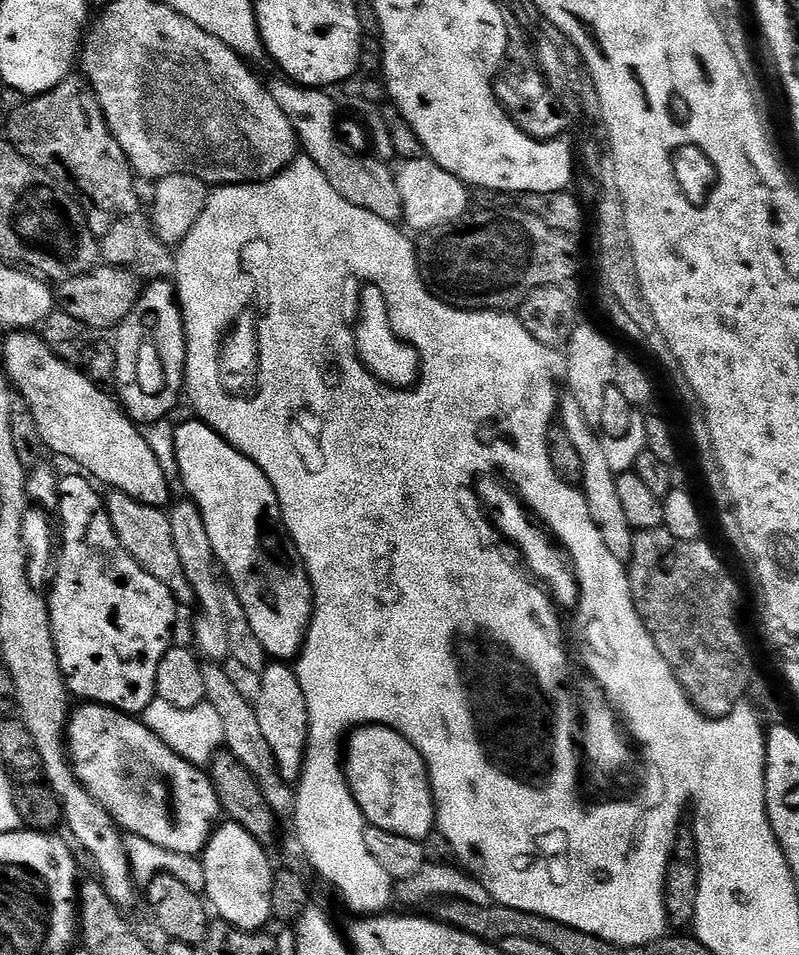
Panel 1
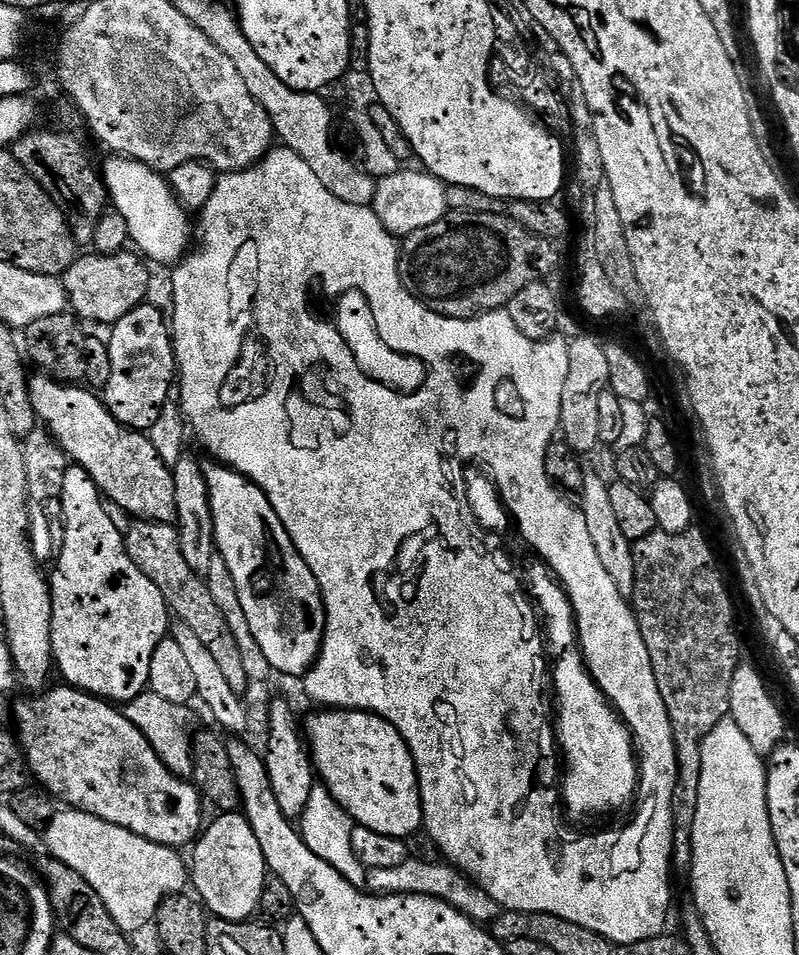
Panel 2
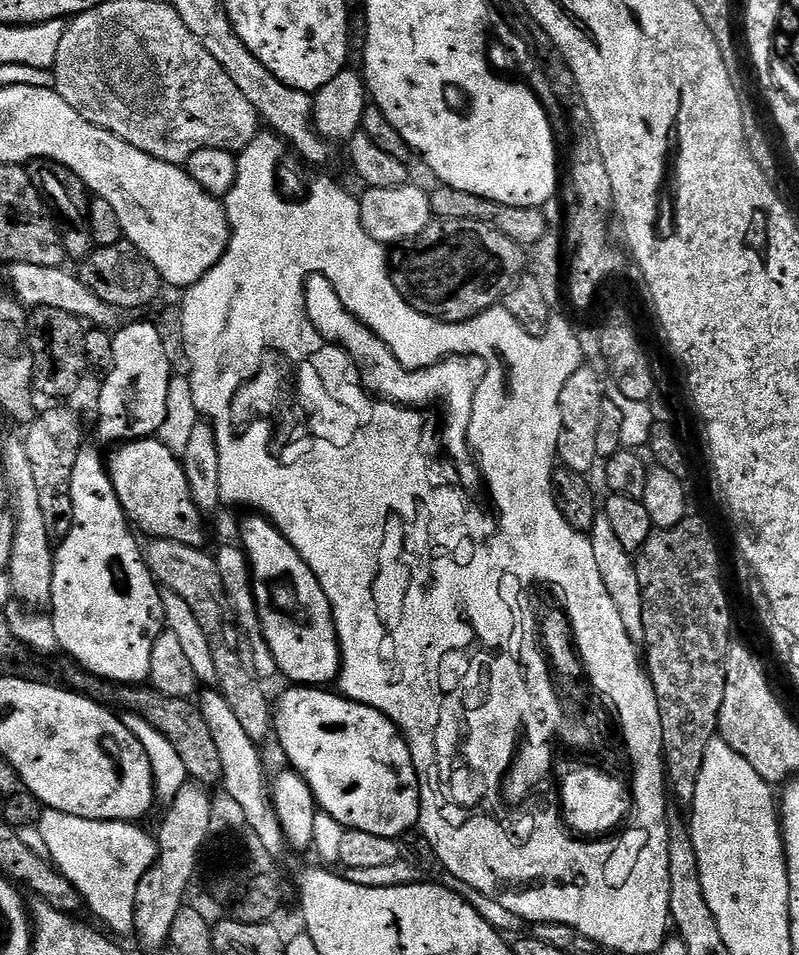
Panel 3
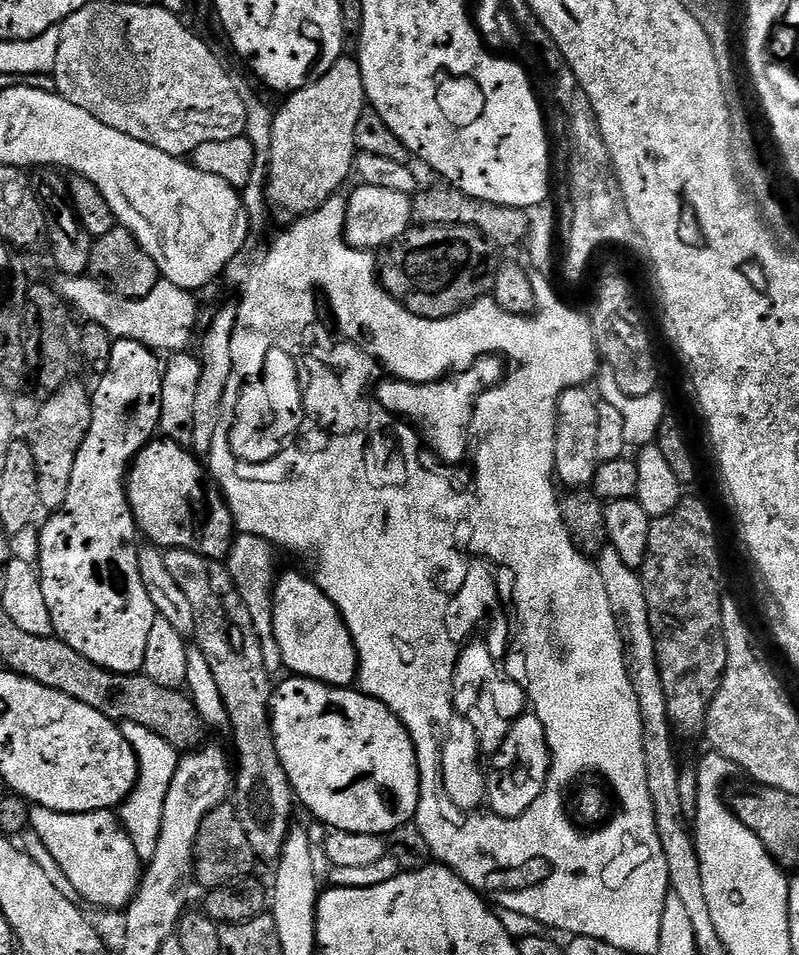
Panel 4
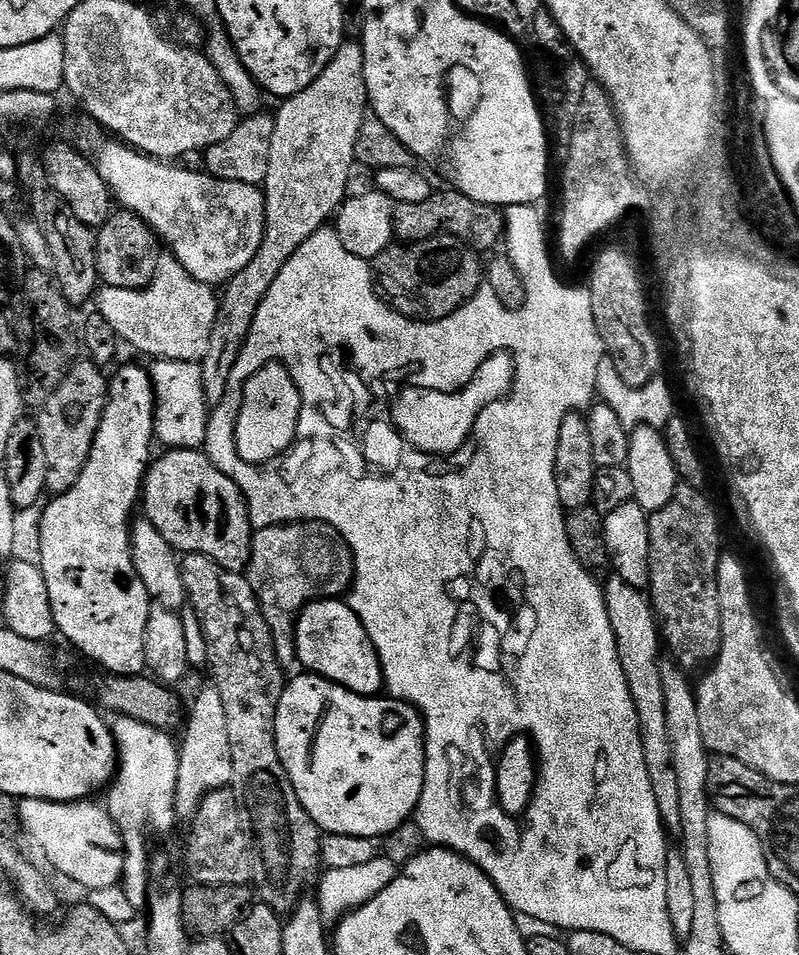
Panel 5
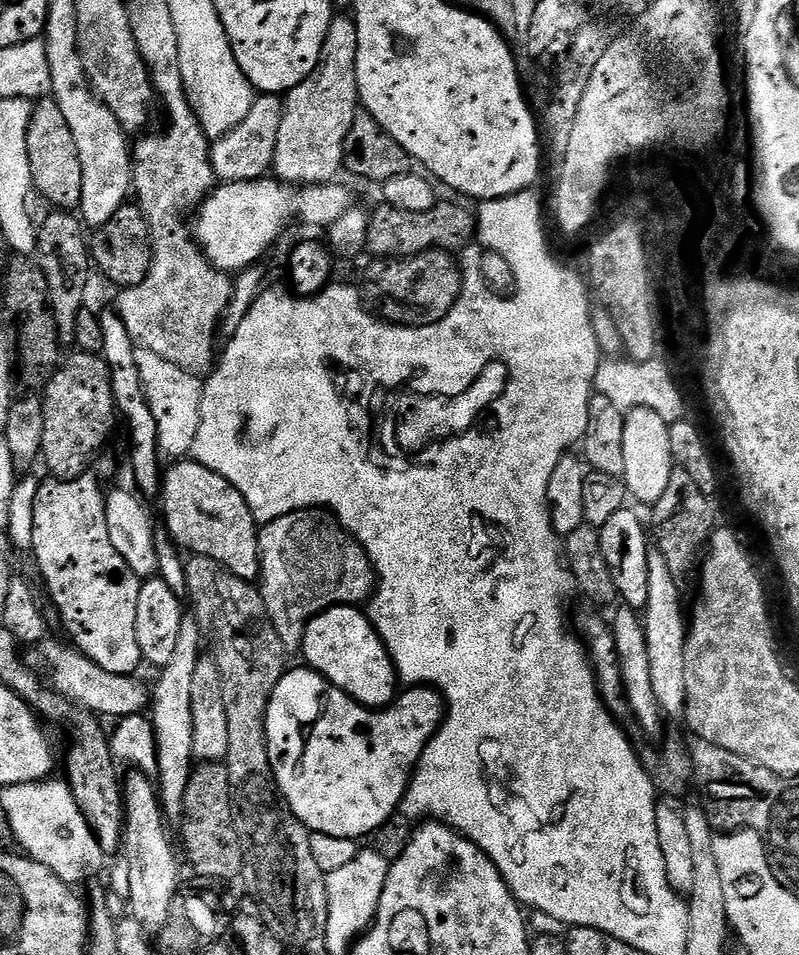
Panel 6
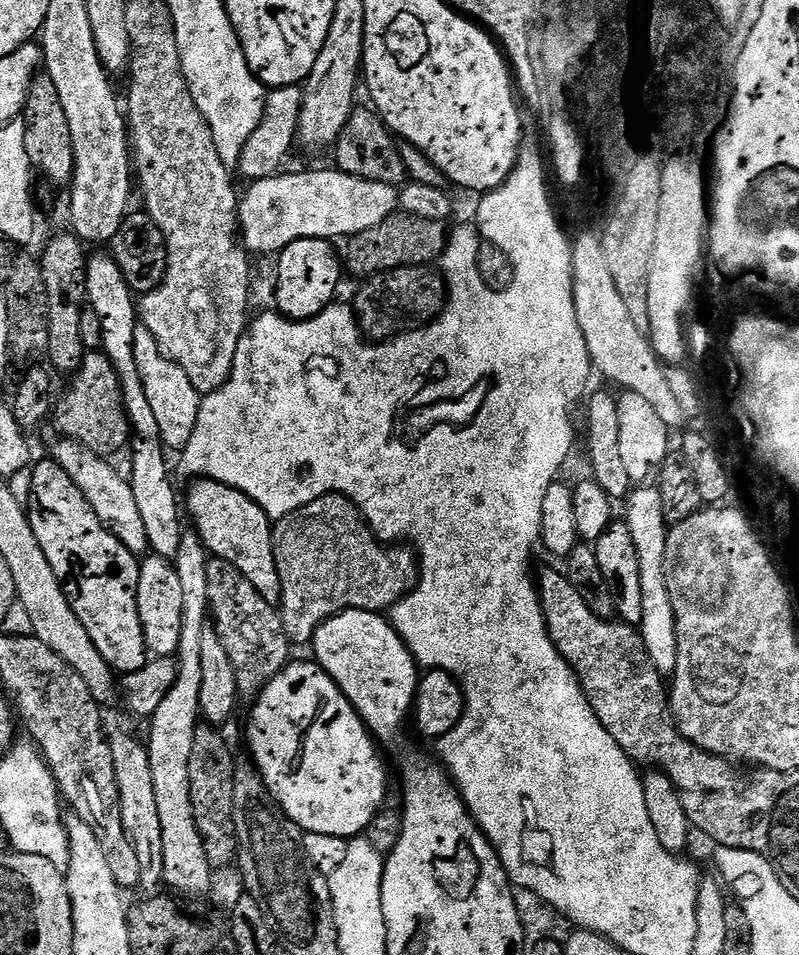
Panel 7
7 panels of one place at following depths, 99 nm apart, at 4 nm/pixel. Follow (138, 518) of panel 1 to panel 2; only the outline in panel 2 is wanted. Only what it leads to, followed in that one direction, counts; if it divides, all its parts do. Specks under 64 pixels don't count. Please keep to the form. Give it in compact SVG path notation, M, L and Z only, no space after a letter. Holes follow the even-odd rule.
M136 520L133 525L124 536L124 547L130 558L136 563L138 570L142 570L142 574L146 574L146 578L150 578L150 582L154 582L158 590L162 590L171 615L179 623L190 626L190 630L198 634L198 639L204 643L206 650L214 654L214 662L218 662L222 674L226 674L226 682L230 682L236 692L243 693L250 681L242 666L242 654L231 633L229 617L225 616L213 598L211 587L207 583L204 585L205 577L186 562L180 549L179 531L172 524L153 524L150 520Z

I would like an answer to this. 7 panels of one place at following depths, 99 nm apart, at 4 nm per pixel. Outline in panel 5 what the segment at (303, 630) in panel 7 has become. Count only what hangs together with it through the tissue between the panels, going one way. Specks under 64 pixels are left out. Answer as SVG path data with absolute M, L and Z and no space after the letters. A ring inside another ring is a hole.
M318 520L272 525L253 533L251 556L244 577L254 590L260 612L271 630L280 667L291 670L298 664L296 617L313 600L340 598L347 593L354 579L352 552L330 525Z

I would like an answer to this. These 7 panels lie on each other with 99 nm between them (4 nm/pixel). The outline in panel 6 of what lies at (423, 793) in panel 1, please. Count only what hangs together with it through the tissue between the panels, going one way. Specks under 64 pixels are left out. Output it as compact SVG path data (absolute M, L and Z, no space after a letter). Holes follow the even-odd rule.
M307 666L296 668L293 672L292 669L285 671L283 678L278 682L278 686L270 698L270 706L266 710L266 742L268 743L270 762L272 763L272 769L276 775L280 792L288 799L288 804L292 807L293 814L308 827L309 832L321 832L322 834L330 834L334 838L350 838L351 840L359 841L361 839L360 836L371 837L387 820L391 820L393 816L397 815L402 798L406 794L412 779L412 774L416 771L416 765L420 763L426 746L432 740L432 735L439 730L440 723L444 721L446 715L444 698L437 689L431 686L412 686L404 691L399 693L398 702L387 708L373 710L365 708L357 700L345 694L343 690L334 687L319 672Z

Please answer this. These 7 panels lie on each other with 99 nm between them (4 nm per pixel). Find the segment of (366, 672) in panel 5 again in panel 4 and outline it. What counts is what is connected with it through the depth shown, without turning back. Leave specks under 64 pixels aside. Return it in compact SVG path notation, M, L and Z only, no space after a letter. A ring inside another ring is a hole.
M288 572L279 577L275 583L273 602L273 628L277 636L278 647L286 668L292 676L307 676L310 680L320 680L334 688L352 688L360 674L360 659L354 646L354 638L342 618L342 614L326 598L326 594L316 584L315 579L303 576L300 572Z

